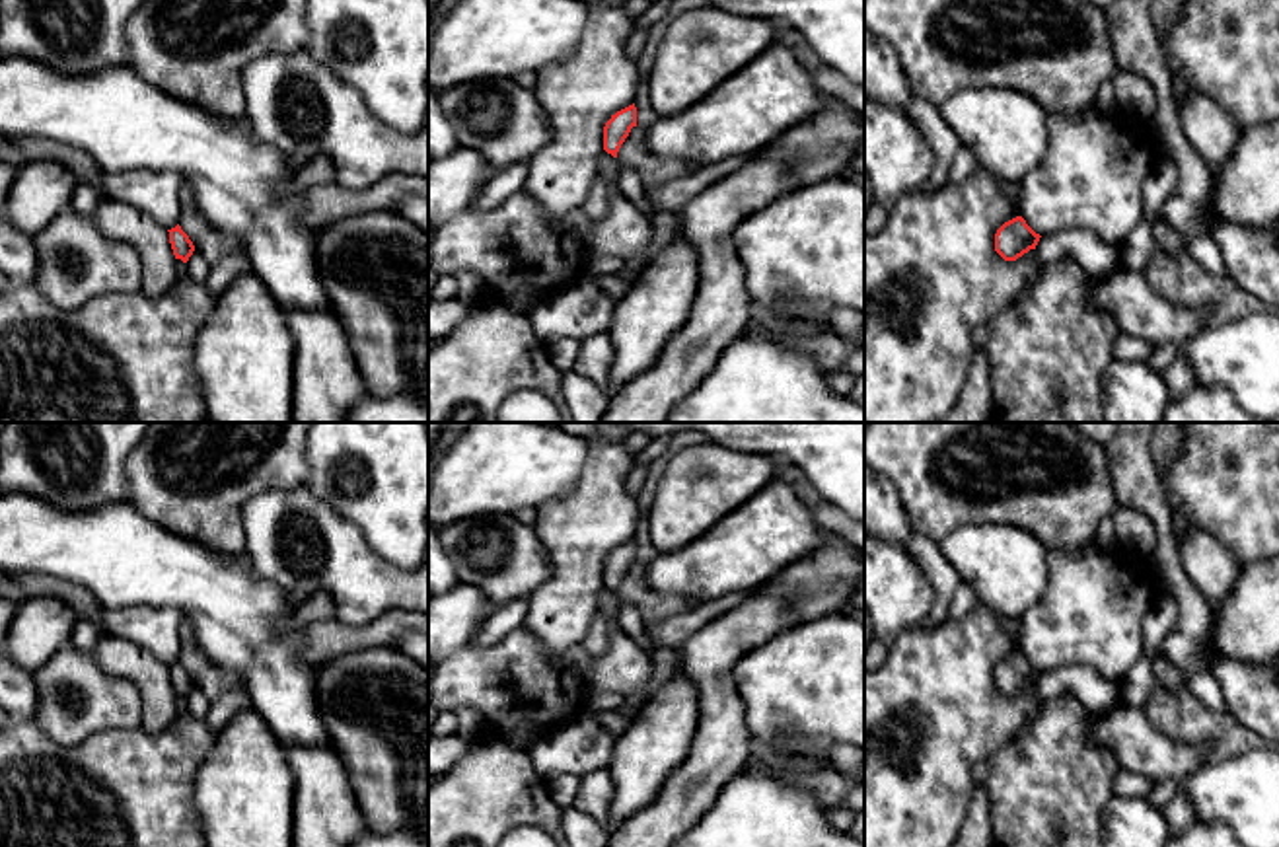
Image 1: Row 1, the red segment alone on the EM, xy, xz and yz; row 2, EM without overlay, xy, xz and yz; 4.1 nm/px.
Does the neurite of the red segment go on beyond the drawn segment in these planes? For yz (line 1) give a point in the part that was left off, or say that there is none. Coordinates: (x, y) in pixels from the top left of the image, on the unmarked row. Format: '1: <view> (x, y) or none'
1: none

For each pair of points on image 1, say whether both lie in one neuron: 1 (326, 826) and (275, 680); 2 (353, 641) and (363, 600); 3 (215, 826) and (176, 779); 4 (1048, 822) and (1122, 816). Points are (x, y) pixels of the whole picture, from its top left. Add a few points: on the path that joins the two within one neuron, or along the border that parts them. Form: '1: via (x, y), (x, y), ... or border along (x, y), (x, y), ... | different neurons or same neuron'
1: border along (285, 746), (329, 748) | different neurons
2: border along (400, 608), (361, 626), (335, 620) | different neurons
3: border along (209, 756), (193, 791), (199, 826) | different neurons
4: border along (1114, 795), (1104, 807), (1098, 826) | different neurons

